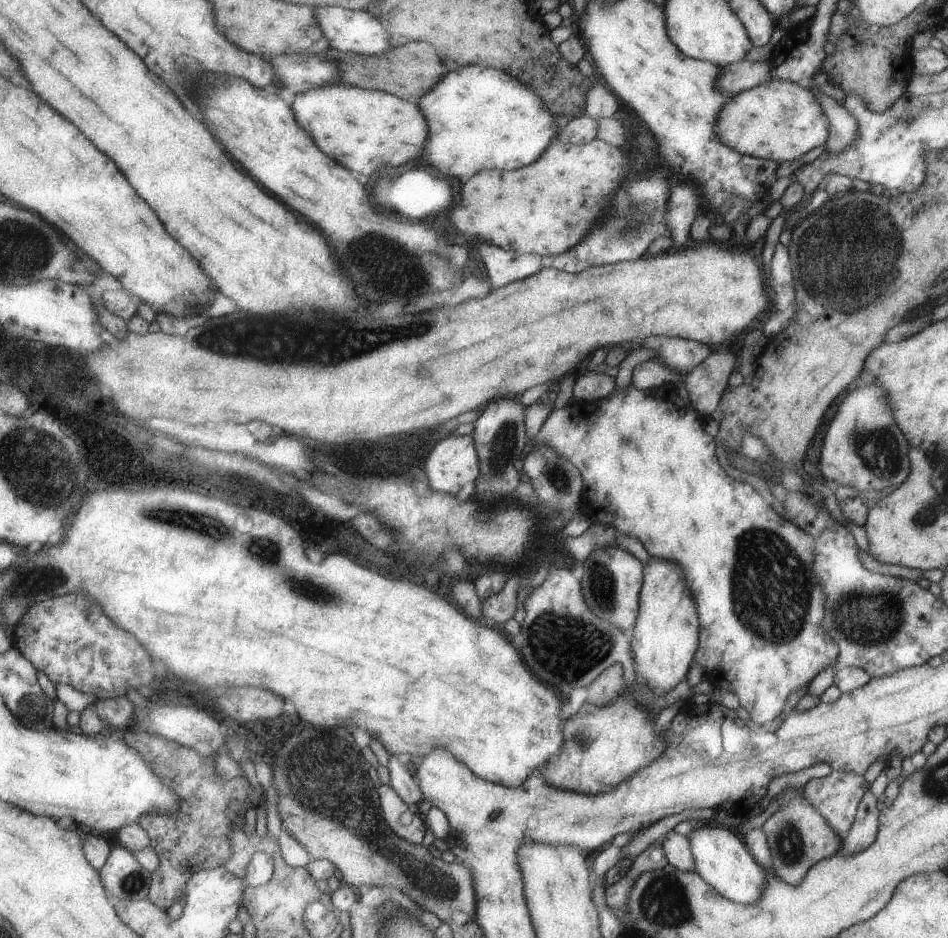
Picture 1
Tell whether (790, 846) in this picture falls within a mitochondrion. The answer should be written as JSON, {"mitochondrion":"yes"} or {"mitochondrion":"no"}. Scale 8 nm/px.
{"mitochondrion":"yes"}

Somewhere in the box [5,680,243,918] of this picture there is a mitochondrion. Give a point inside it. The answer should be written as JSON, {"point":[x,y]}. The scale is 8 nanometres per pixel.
{"point":[32,707]}

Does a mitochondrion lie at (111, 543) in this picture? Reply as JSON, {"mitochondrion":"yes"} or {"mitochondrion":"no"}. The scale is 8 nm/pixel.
{"mitochondrion":"no"}

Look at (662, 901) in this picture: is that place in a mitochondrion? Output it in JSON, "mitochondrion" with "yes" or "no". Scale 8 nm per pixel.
{"mitochondrion":"yes"}

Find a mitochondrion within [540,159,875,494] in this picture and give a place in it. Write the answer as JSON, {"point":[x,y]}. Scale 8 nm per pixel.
{"point":[636,215]}

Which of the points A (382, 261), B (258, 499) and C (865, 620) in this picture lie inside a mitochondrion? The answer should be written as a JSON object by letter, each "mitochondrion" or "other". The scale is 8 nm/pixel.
{"A":"mitochondrion","B":"other","C":"mitochondrion"}

